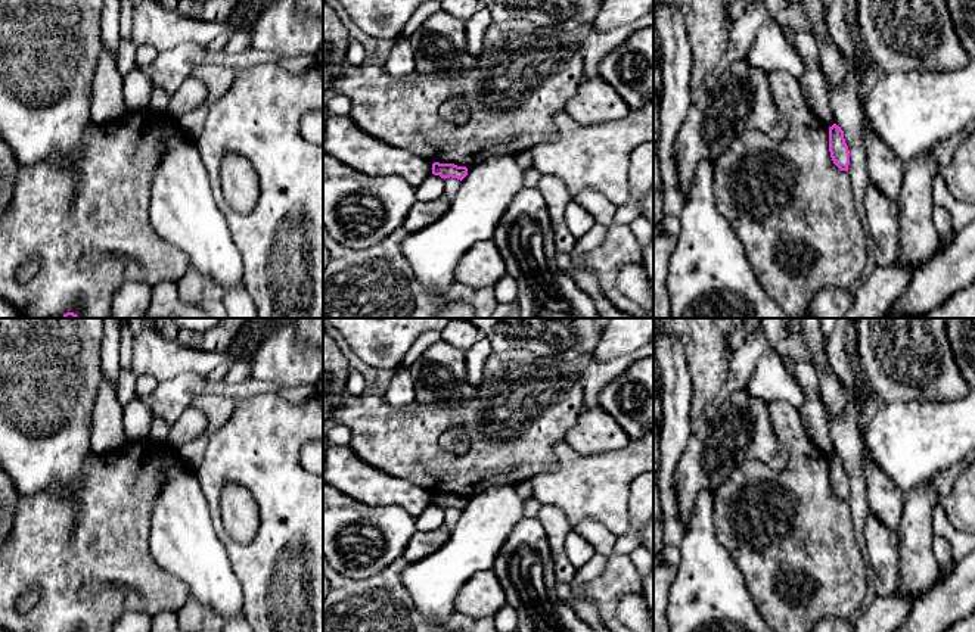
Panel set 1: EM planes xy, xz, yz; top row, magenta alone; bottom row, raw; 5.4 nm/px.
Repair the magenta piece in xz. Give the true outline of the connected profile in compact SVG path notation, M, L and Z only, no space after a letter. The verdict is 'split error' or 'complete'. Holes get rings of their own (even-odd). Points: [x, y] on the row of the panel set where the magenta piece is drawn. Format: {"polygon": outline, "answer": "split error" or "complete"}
{"polygon": "M434 162L432 164L432 174L440 175L441 178L457 178L463 180L468 175L468 168L466 166L457 166L454 164L440 164Z", "answer": "complete"}

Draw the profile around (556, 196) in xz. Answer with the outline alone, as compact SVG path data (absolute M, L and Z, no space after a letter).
M541 175L537 189L547 206L558 252L572 253L577 237L568 230L565 222L565 209L572 200L565 183L556 177Z

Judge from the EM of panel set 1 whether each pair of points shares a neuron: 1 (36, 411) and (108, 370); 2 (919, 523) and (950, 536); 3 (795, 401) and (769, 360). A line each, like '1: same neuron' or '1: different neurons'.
1: different neurons
2: different neurons
3: same neuron

